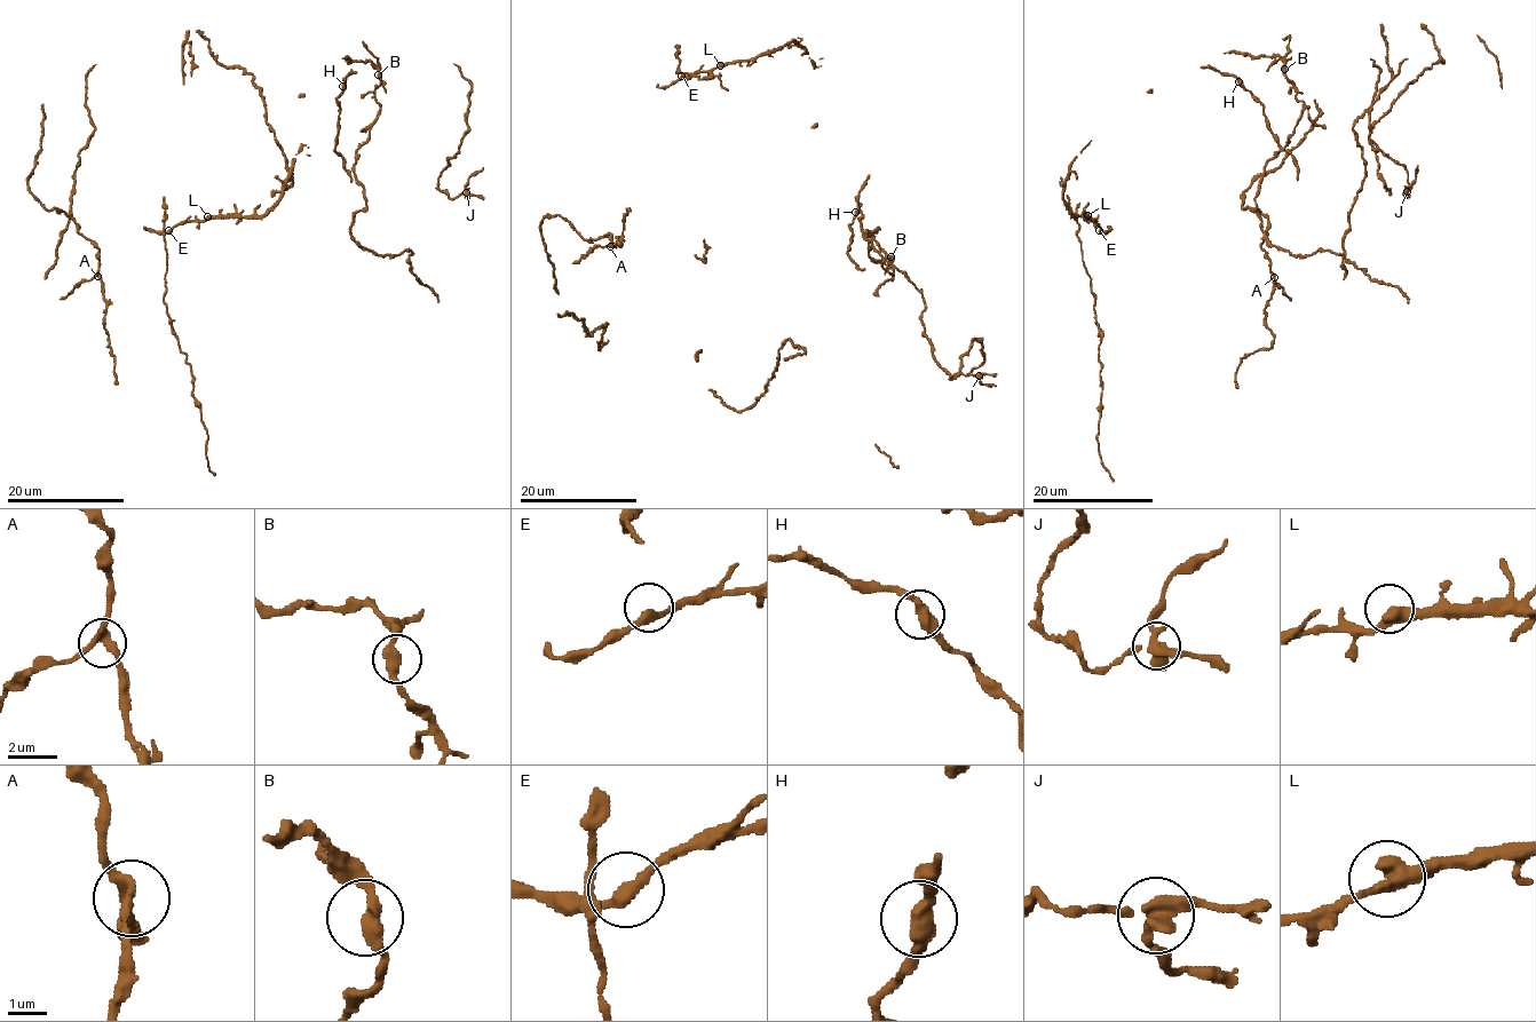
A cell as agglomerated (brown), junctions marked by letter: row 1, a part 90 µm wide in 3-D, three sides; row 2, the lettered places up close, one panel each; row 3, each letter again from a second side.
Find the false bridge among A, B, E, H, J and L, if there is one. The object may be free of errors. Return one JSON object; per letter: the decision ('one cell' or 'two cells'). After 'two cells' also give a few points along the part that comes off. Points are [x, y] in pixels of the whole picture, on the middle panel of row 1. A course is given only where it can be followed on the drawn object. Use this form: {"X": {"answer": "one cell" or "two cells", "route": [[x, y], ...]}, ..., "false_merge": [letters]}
{"A": {"answer": "one cell"}, "B": {"answer": "one cell"}, "E": {"answer": "one cell"}, "H": {"answer": "one cell"}, "J": {"answer": "two cells", "route": [[979, 375], [981, 385], [996, 386]]}, "L": {"answer": "one cell"}, "false_merge": ["J"]}

